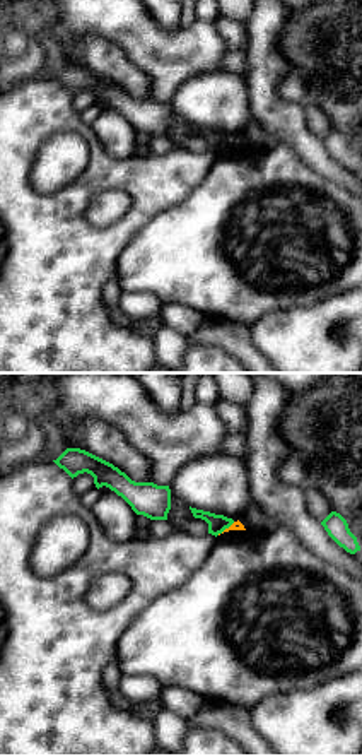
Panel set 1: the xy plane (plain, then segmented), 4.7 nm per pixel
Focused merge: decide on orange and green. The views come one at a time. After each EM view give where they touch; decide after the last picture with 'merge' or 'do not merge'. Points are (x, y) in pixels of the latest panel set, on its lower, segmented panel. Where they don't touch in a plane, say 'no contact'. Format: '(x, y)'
(226, 529)

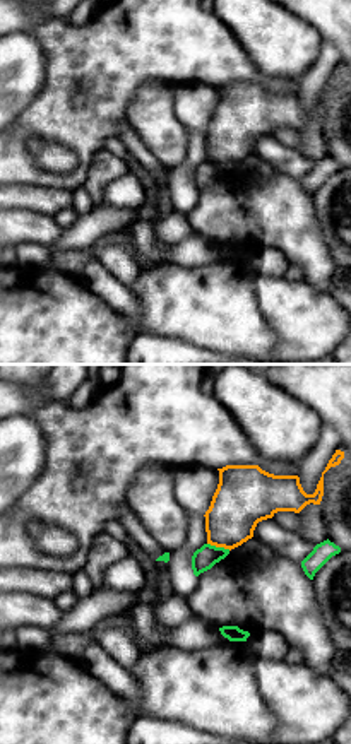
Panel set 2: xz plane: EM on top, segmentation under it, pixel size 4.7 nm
(220, 546)

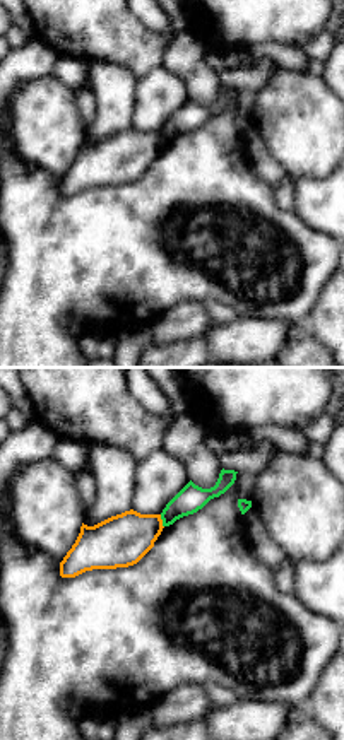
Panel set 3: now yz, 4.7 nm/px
(161, 522)

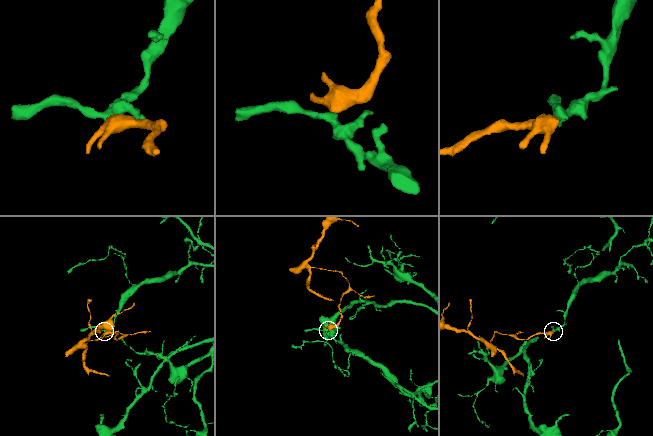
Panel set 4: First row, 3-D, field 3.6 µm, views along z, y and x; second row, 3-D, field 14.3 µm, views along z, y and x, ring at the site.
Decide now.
do not merge

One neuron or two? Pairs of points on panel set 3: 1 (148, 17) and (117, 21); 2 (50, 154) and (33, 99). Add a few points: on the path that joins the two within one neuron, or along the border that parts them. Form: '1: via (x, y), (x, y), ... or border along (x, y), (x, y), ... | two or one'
1: border along (136, 17), (156, 31), (170, 33), (173, 29) | two
2: via (50, 140), (45, 113) | one

